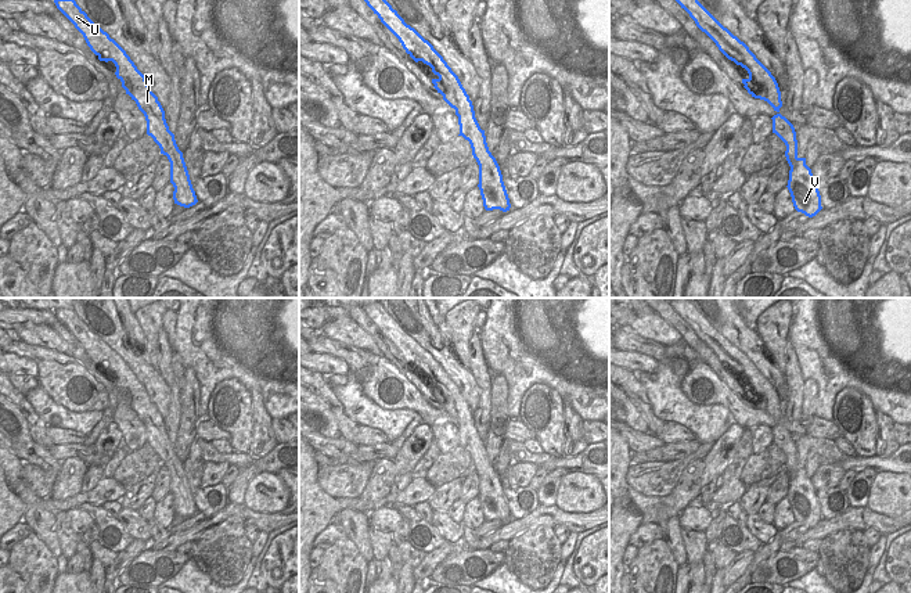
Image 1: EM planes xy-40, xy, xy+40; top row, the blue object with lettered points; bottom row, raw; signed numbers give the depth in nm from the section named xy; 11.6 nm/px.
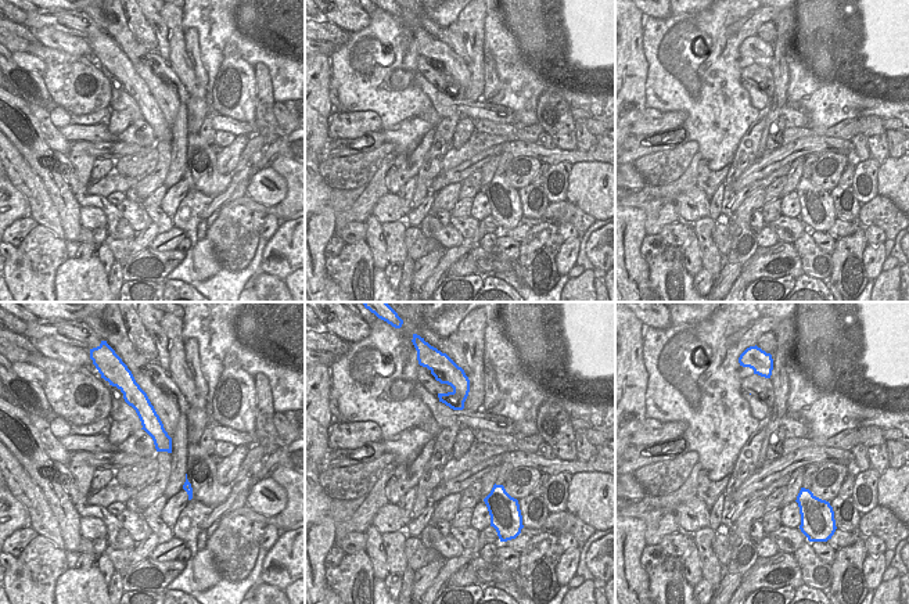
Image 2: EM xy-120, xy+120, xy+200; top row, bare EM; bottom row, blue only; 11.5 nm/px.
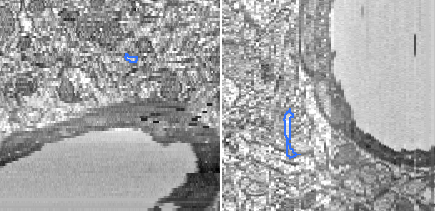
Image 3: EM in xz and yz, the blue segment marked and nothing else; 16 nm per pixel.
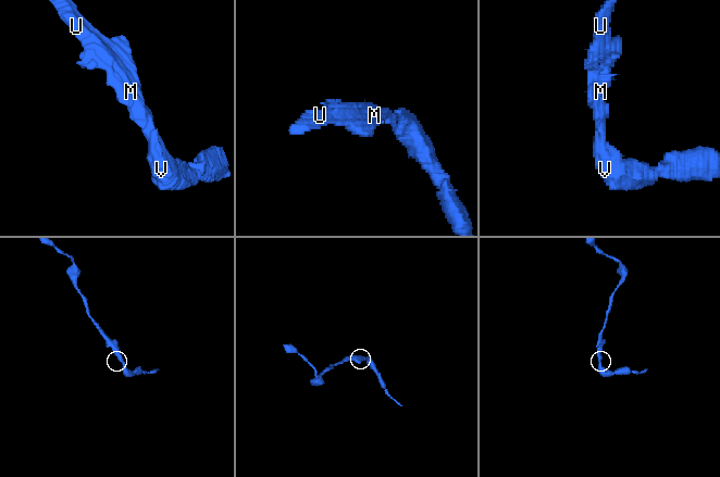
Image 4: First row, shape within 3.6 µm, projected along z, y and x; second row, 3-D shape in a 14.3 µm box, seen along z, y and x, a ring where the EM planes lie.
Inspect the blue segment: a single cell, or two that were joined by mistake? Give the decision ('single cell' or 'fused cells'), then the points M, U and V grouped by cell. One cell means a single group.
single cell; M U V

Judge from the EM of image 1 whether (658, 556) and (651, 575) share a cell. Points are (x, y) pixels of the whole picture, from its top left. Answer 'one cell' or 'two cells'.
one cell

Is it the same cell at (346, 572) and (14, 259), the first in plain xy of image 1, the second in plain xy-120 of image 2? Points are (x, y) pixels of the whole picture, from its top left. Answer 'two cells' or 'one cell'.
two cells

